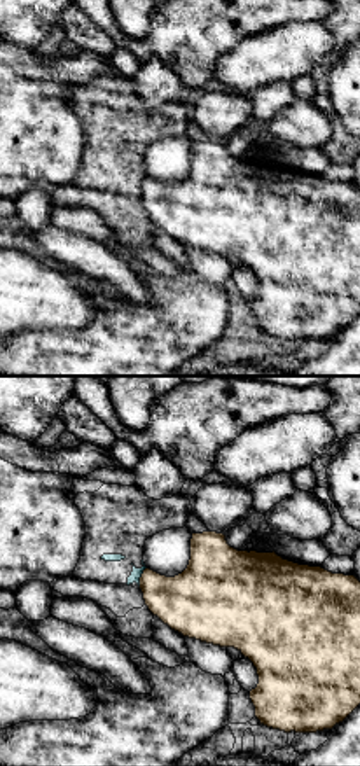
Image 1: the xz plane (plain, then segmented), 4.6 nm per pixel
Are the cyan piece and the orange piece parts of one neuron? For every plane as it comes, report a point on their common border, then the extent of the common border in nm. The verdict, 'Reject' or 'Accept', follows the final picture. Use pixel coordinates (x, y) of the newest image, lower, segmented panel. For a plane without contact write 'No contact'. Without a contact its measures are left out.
Touches cyan at (140, 576). Shared border 90 nm

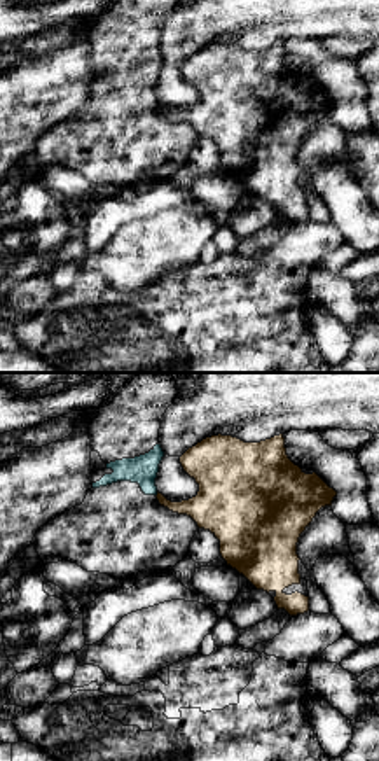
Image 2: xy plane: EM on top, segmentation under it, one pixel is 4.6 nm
No contact

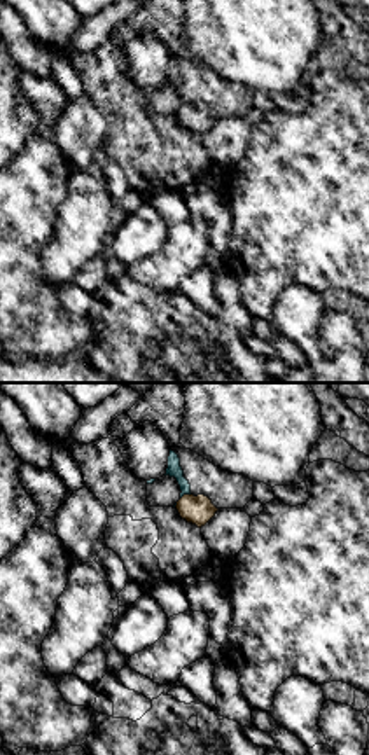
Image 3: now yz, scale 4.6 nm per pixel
Touches cyan at (184, 493). Shared border 50 nm

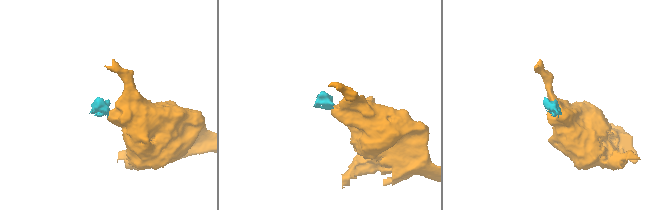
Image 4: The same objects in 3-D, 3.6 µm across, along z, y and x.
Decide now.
Reject

